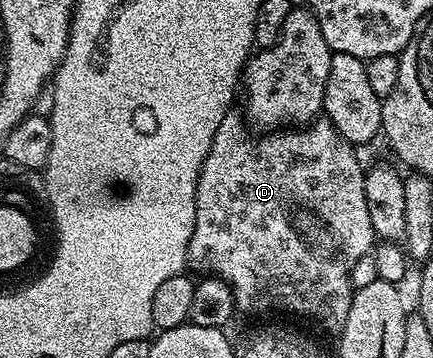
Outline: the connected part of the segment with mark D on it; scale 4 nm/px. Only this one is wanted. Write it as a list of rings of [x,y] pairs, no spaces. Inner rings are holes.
[[[228,112],[225,120],[217,128],[217,136],[213,136],[213,144],[203,161],[203,167],[197,180],[197,196],[195,197],[195,227],[193,236],[187,245],[187,261],[190,269],[200,270],[203,276],[214,276],[223,279],[231,287],[231,295],[235,298],[235,310],[244,310],[247,314],[292,314],[295,318],[304,318],[307,322],[316,322],[331,336],[338,336],[345,328],[345,320],[349,317],[353,287],[351,269],[361,256],[372,253],[377,239],[373,232],[373,224],[369,224],[369,204],[365,204],[365,166],[359,163],[356,147],[344,140],[328,122],[320,116],[302,128],[280,128],[274,132],[264,133],[263,138],[251,138],[252,131],[242,113]]]

